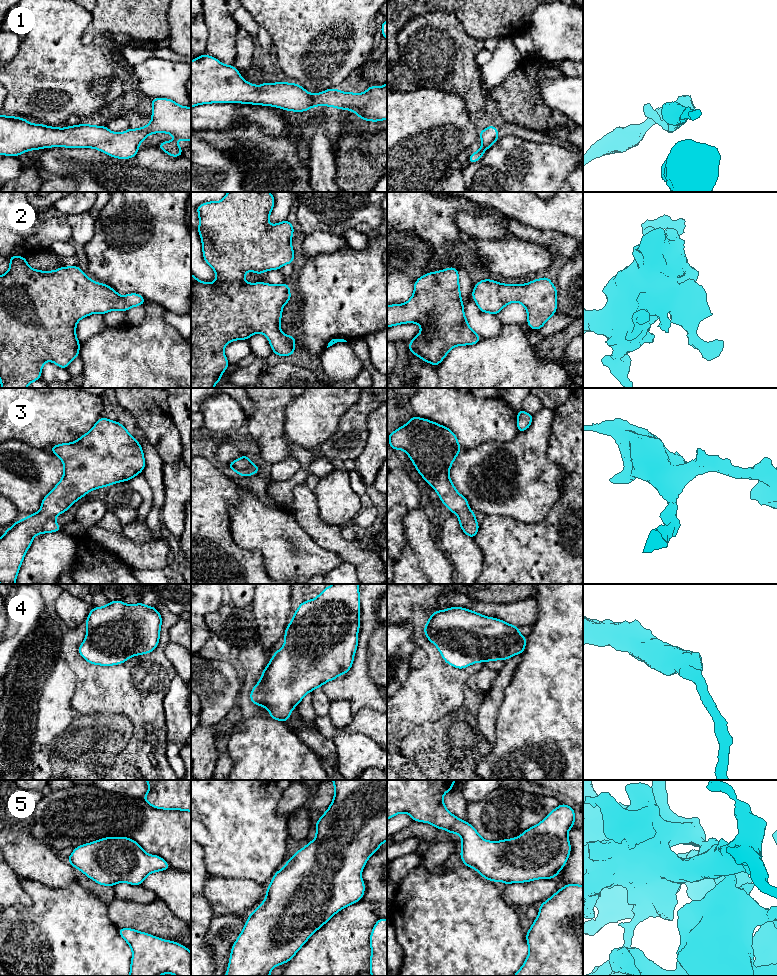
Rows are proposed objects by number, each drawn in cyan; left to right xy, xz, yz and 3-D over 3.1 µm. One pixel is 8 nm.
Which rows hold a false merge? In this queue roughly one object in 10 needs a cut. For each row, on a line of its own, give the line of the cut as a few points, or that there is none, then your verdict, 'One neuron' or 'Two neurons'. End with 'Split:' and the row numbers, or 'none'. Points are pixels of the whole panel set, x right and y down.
1: No split. One neuron
2: No split. One neuron
3: No split. One neuron
4: No split. One neuron
5: No split. One neuron
Split: none

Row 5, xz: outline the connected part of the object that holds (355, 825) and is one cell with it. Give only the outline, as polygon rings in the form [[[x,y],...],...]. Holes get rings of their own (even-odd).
[[[332,780],[332,782],[335,788],[333,801],[315,824],[315,839],[307,843],[304,848],[298,850],[287,860],[286,865],[272,877],[272,881],[266,889],[265,900],[249,914],[242,932],[232,946],[227,973],[224,976],[270,976],[270,972],[274,967],[286,964],[291,960],[306,941],[337,912],[363,898],[365,884],[362,880],[361,872],[370,856],[378,851],[382,843],[387,841],[387,780]]]

